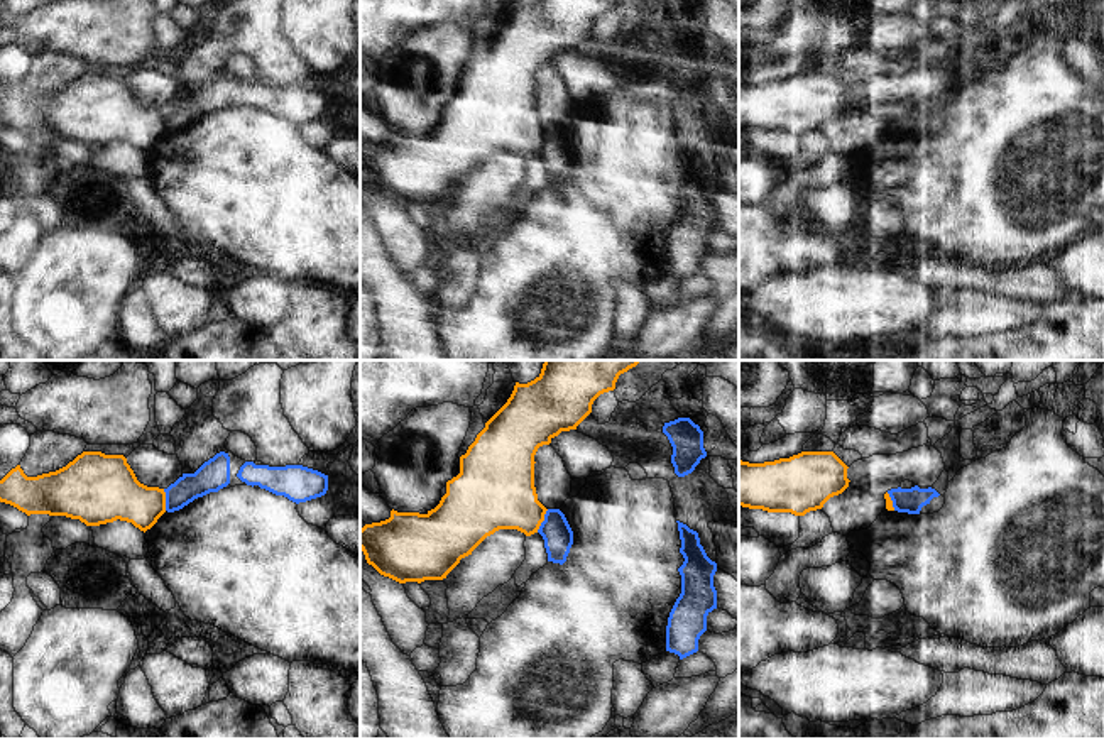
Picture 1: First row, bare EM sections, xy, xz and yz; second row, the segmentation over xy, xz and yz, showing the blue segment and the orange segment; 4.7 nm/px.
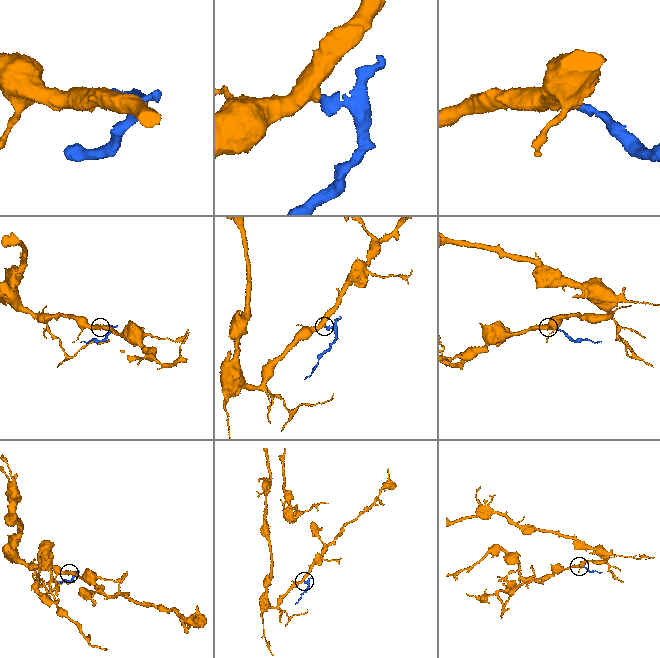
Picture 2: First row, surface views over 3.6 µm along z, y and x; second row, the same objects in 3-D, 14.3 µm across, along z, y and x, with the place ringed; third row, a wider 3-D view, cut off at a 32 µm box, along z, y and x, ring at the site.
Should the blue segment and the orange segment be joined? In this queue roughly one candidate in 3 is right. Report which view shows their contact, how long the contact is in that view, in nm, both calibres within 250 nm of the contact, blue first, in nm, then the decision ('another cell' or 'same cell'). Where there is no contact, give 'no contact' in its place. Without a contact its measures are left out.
xz | 130 nm | 140/340 nm | another cell

